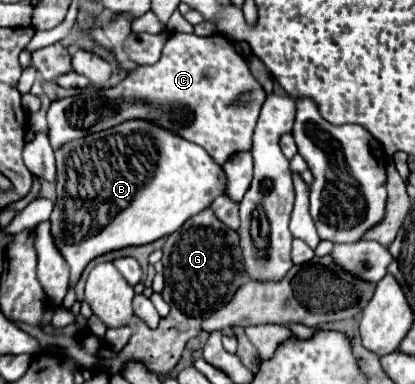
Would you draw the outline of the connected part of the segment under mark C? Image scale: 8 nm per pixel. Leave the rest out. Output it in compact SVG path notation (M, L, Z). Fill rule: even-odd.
M174 34L164 46L160 62L156 62L154 66L138 66L130 70L128 76L112 88L90 90L72 98L62 98L52 102L48 110L50 144L56 150L74 138L82 138L88 134L114 128L114 124L122 124L124 120L142 118L152 124L160 124L170 132L176 132L180 138L188 142L202 146L216 164L224 166L224 162L232 154L240 154L252 148L252 132L254 132L260 108L264 104L264 98L266 96L264 96L262 84L252 76L248 64L234 50L230 40L226 40L224 36L200 38L196 34ZM240 94L248 94L248 102L236 102Z

